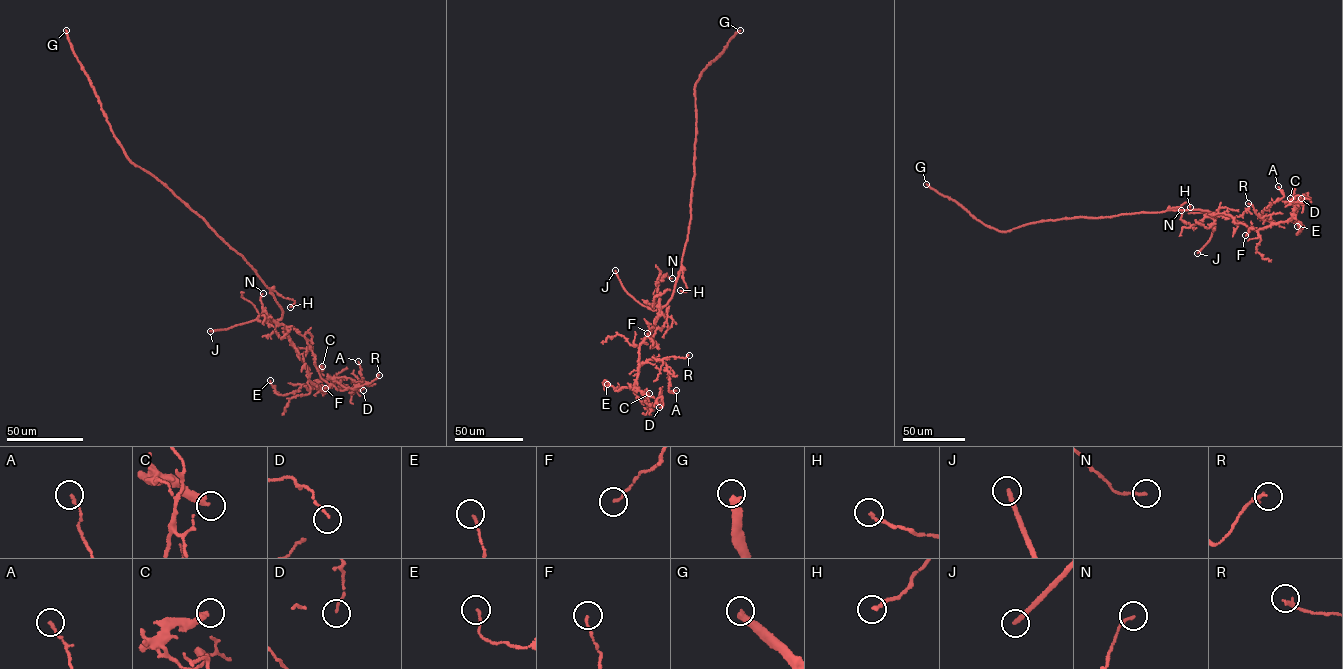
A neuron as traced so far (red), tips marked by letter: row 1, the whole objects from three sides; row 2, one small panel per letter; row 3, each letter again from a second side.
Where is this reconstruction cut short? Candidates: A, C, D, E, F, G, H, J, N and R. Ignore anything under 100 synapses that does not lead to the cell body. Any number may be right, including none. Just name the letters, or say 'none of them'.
G, J

